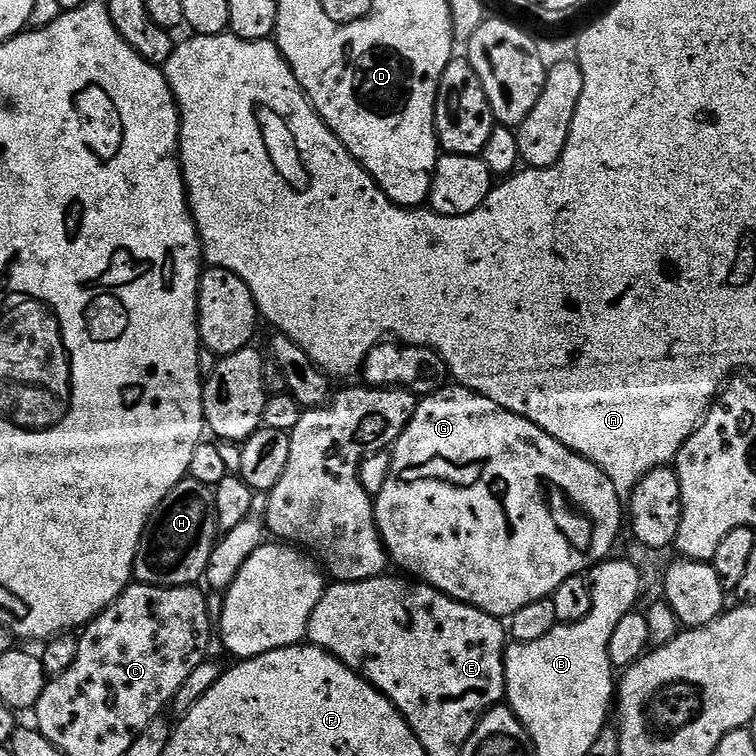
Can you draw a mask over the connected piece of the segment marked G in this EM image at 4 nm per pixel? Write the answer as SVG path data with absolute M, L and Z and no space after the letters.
M445 386L440 388L434 395L423 397L416 405L414 418L410 418L406 430L402 430L402 434L392 445L390 455L392 455L392 465L388 468L388 477L385 478L384 485L380 488L380 493L375 493L374 503L376 506L376 525L380 531L381 538L384 540L384 548L388 551L391 563L393 565L397 564L401 568L401 570L399 569L401 573L428 584L439 592L445 592L446 595L453 596L456 600L461 600L463 604L474 606L478 610L497 618L510 618L518 610L522 610L522 606L530 606L530 602L549 599L552 593L558 590L558 586L562 586L562 582L566 582L566 578L587 573L595 568L601 560L607 560L613 555L612 547L615 546L616 539L620 536L620 500L622 500L622 494L616 489L614 482L610 482L610 478L606 478L604 471L598 466L594 466L594 462L590 462L585 456L579 456L562 442L550 438L550 434L546 434L546 430L542 430L534 422L530 422L526 418L522 418L518 414L498 406L498 402L490 402L490 398L482 398L482 394L478 394L474 390L459 386Z

